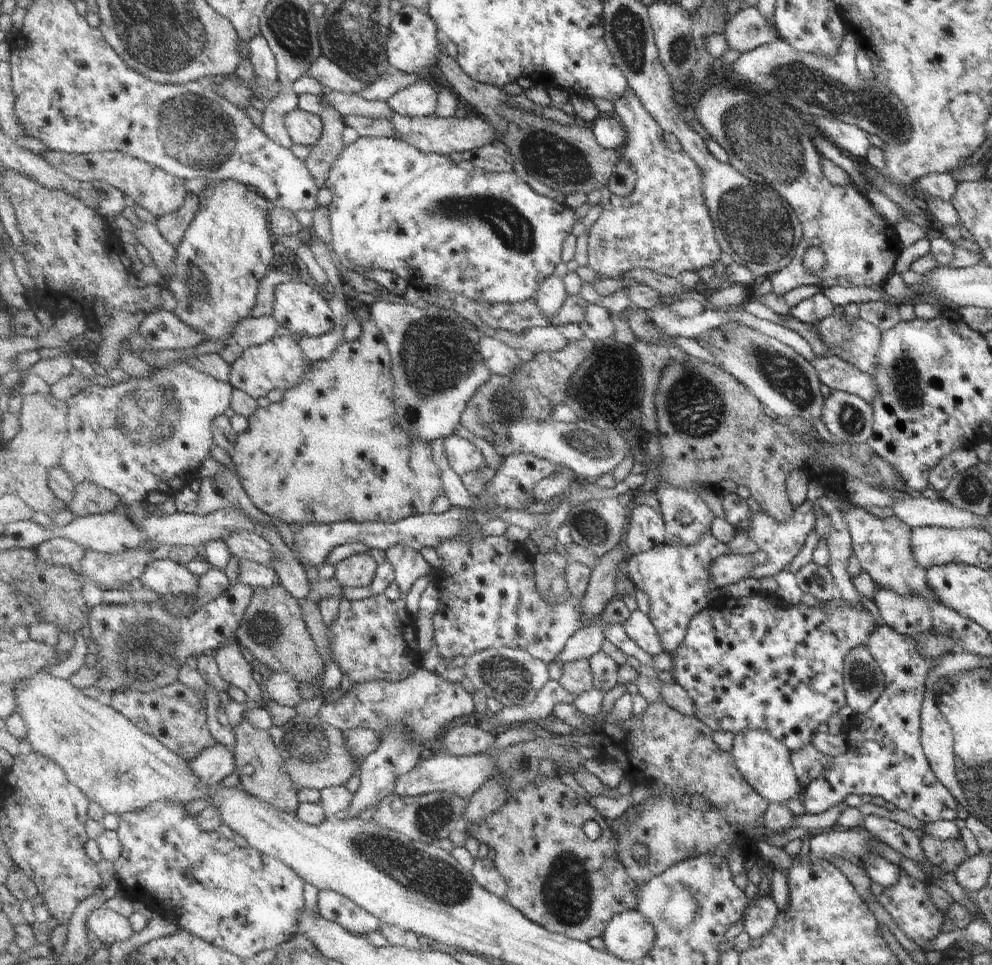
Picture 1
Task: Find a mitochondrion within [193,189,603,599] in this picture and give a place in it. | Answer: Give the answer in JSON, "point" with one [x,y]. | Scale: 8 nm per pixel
{"point":[429,344]}

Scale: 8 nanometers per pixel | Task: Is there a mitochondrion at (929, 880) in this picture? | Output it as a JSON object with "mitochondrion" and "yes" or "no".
{"mitochondrion":"no"}

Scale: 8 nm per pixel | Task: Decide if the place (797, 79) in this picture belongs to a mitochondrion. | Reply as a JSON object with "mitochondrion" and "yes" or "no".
{"mitochondrion":"yes"}

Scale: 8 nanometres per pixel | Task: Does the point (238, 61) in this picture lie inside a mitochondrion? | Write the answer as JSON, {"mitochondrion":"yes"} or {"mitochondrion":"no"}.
{"mitochondrion":"no"}

